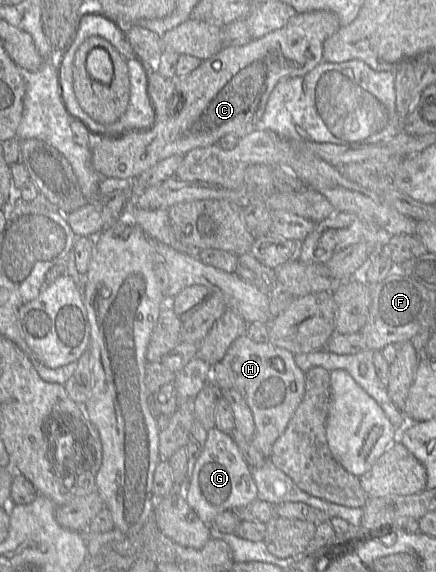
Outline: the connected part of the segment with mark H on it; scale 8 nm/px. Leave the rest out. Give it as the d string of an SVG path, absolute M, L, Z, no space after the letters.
M245 333L238 337L230 345L225 356L212 366L211 375L212 382L221 391L235 389L243 396L251 410L255 424L252 443L265 458L269 458L273 444L286 430L305 392L305 373L296 365L294 355L290 351L276 347L269 342L255 342Z

